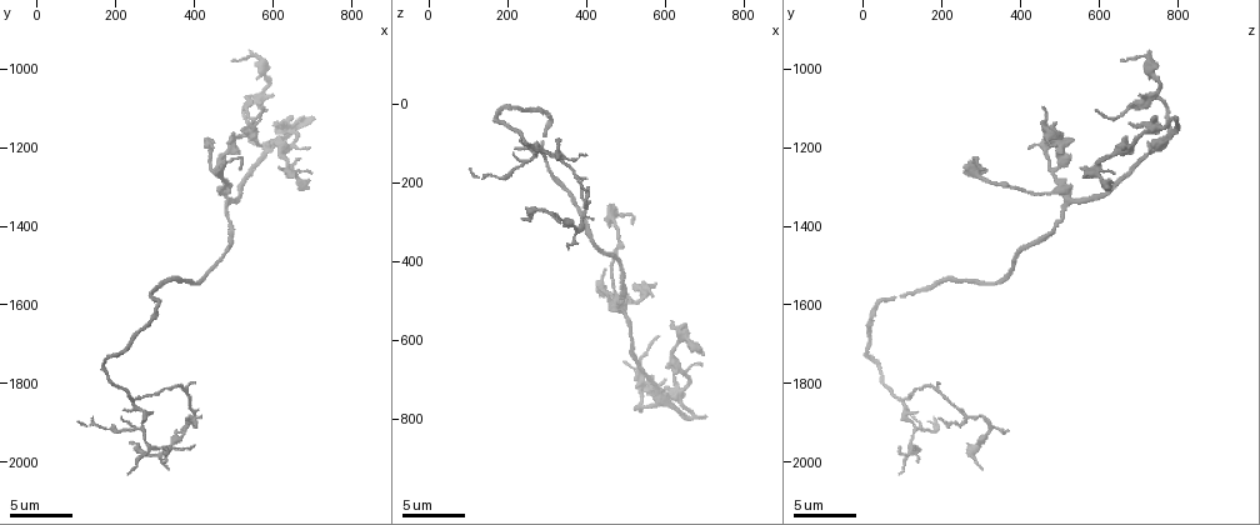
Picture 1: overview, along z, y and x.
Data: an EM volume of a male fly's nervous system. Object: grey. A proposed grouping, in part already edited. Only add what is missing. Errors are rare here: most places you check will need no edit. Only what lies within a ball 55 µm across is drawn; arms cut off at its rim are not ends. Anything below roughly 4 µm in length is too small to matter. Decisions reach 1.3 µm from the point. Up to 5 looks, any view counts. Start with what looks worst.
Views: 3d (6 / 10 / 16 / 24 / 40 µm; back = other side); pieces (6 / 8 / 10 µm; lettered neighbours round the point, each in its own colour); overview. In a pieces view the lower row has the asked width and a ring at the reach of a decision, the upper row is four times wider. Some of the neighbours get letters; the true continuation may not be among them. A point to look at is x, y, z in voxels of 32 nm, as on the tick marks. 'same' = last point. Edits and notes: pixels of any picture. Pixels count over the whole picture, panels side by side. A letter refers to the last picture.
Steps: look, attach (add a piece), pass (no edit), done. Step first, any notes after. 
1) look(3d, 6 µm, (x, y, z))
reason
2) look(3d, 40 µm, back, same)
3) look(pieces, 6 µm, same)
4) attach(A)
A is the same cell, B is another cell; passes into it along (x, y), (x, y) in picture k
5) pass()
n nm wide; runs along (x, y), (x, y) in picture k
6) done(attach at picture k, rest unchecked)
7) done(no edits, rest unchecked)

look(pieces, 8 µm, (385, 1895, 190))
thin end

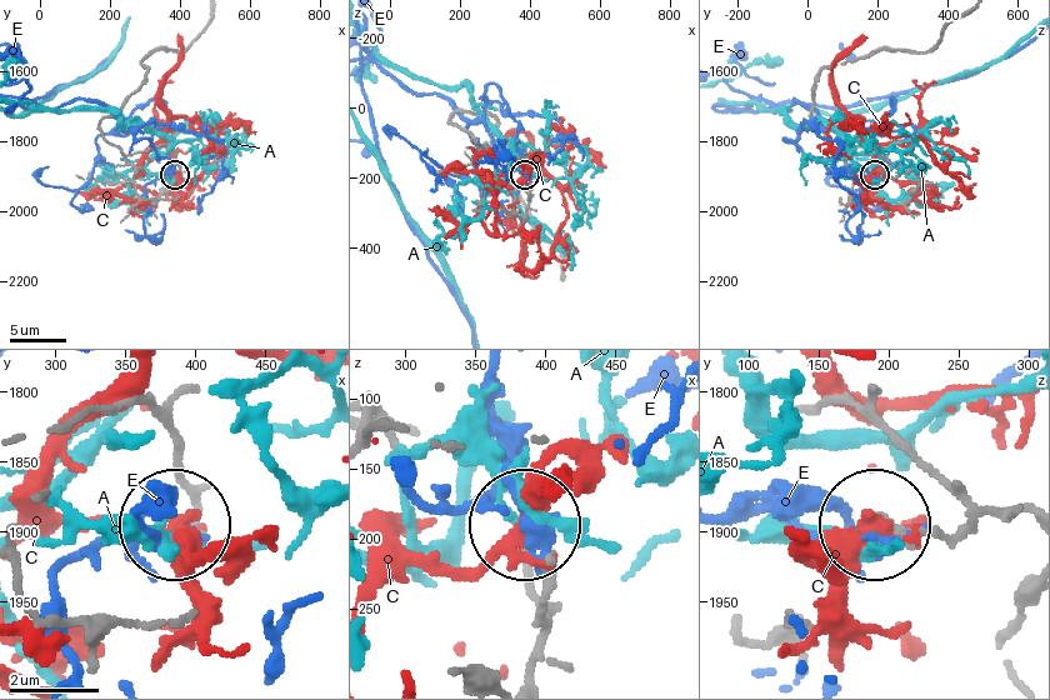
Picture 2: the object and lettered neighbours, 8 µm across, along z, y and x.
pass()
A, C and E are other cells; runs along (806, 416), (866, 413), (963, 506), (945, 529), (881, 521) in picture 2; no lettered piece goes on from it

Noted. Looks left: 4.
look(pieces, 8 µm, (685, 1300, 615))
free end

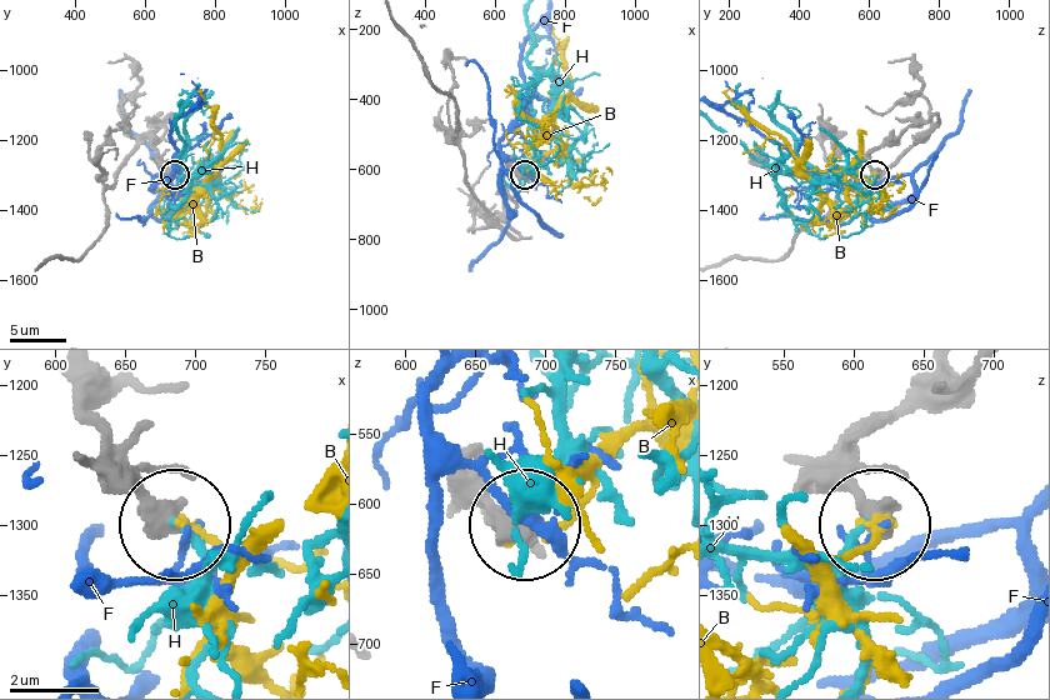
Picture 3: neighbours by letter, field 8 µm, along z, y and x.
pass()
450 nm wide; B, F and H are other cells; runs along (110, 384), (84, 410), (169, 518) in picture 3; no lettered piece goes on from it

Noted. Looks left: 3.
look(3d, 6 µm, (360, 1925, 365))
tapers out

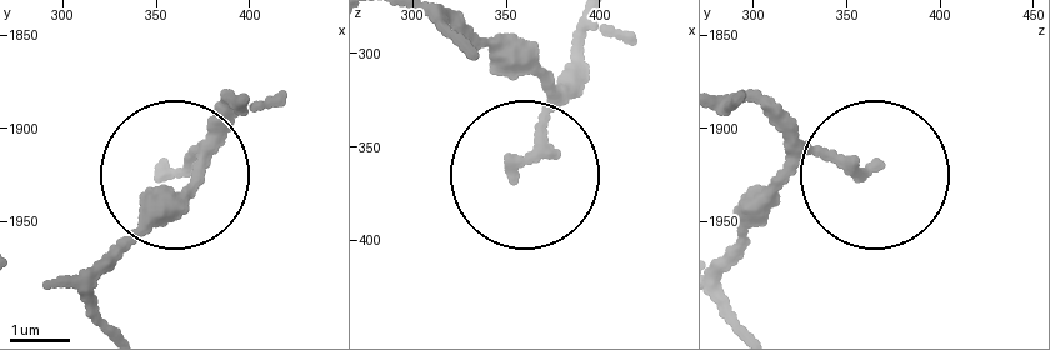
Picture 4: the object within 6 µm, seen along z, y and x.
look(pieces, 10 µm, (354, 1922, 362))

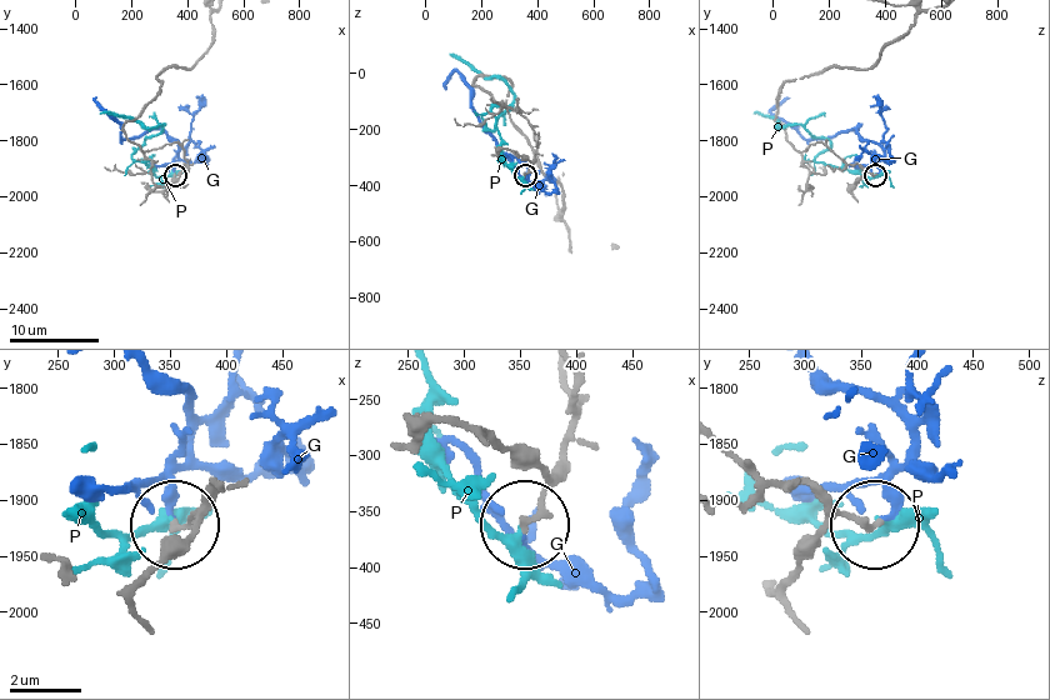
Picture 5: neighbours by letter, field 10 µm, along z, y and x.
pass()
G and P are other cells; runs along (563, 370), (571, 433), (526, 519) in picture 5; none of them fits

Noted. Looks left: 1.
done(no edits, rest unchecked)

